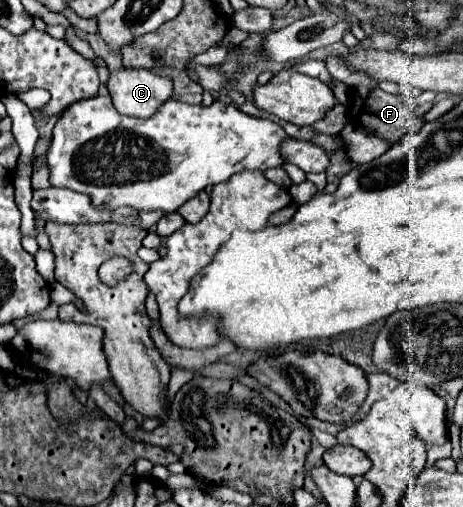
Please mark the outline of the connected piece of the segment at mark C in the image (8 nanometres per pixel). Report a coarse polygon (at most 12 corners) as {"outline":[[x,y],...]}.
{"outline":[[151,70],[113,72],[115,108],[151,118],[171,98],[169,78]]}

